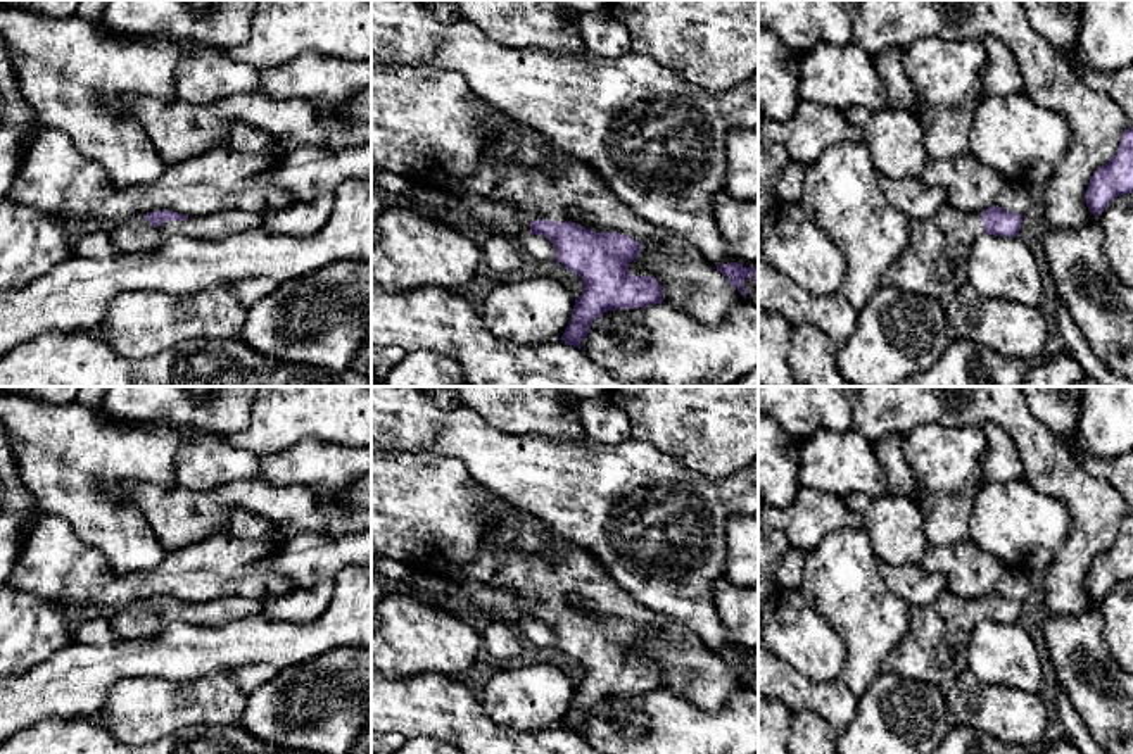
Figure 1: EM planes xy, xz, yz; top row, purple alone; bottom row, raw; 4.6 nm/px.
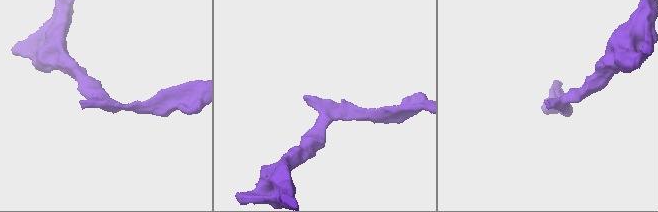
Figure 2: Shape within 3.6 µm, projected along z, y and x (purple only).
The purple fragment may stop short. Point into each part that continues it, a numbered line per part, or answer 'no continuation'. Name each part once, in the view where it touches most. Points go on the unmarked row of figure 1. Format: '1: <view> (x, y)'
1: xz (513, 558)

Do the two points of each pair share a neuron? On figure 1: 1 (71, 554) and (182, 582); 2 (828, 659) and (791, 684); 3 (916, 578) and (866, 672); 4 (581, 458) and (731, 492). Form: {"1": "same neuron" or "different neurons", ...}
{"1": "same neuron", "2": "different neurons", "3": "different neurons", "4": "same neuron"}

